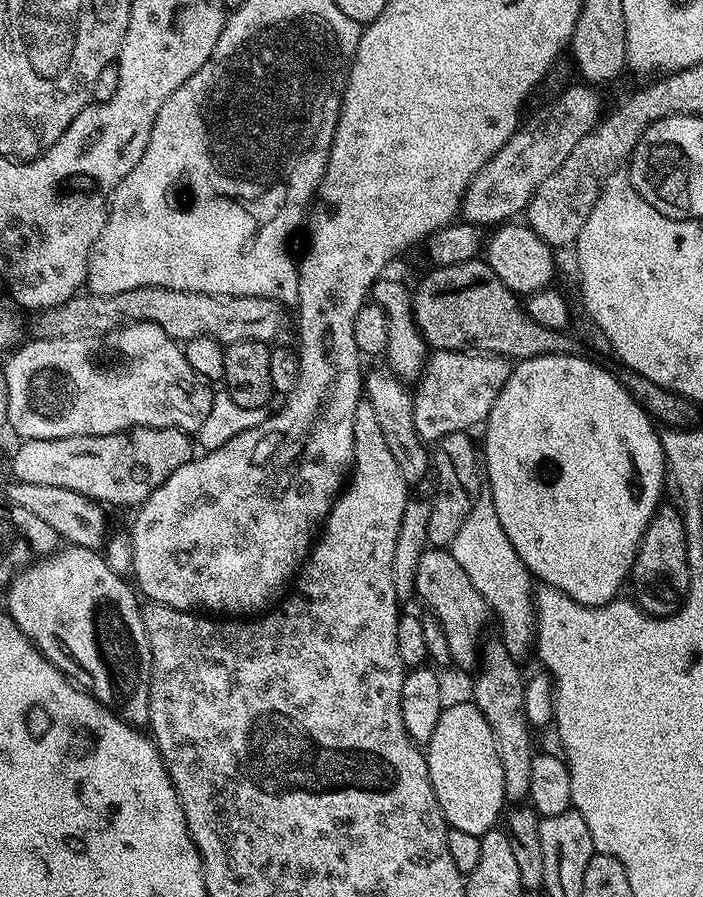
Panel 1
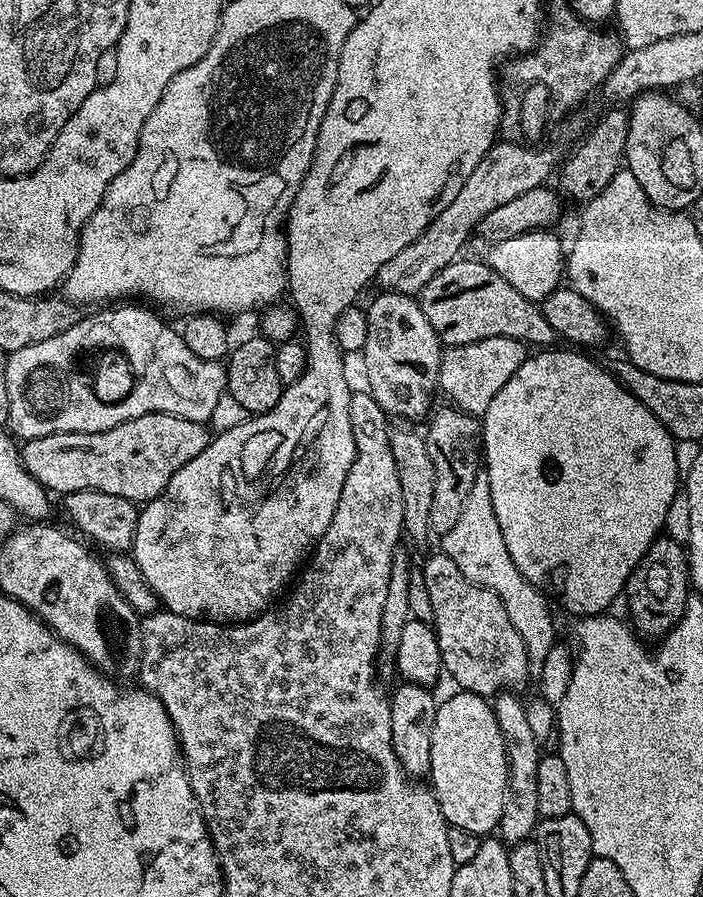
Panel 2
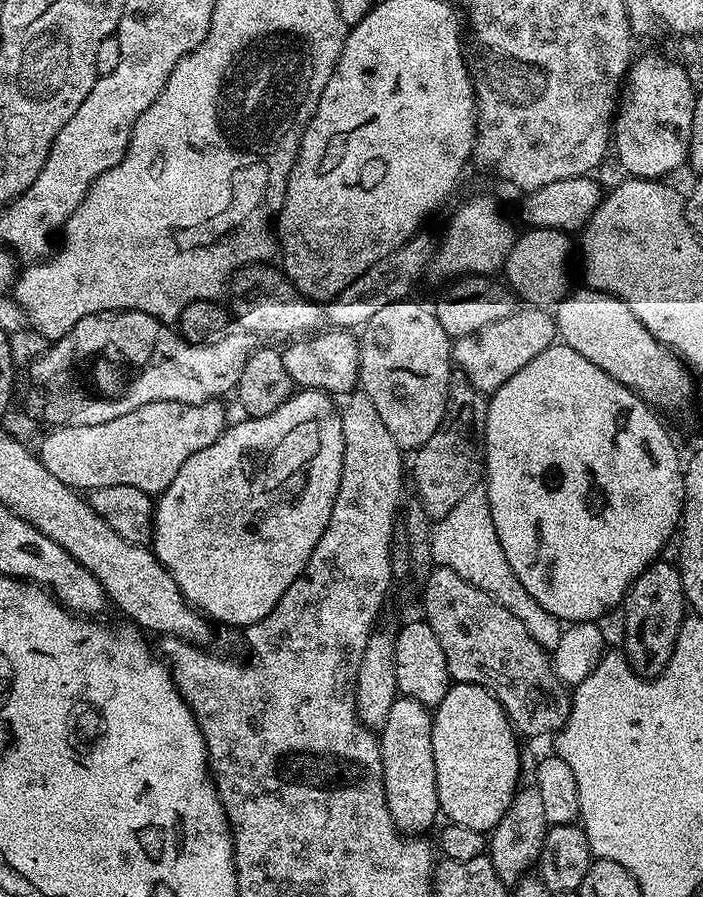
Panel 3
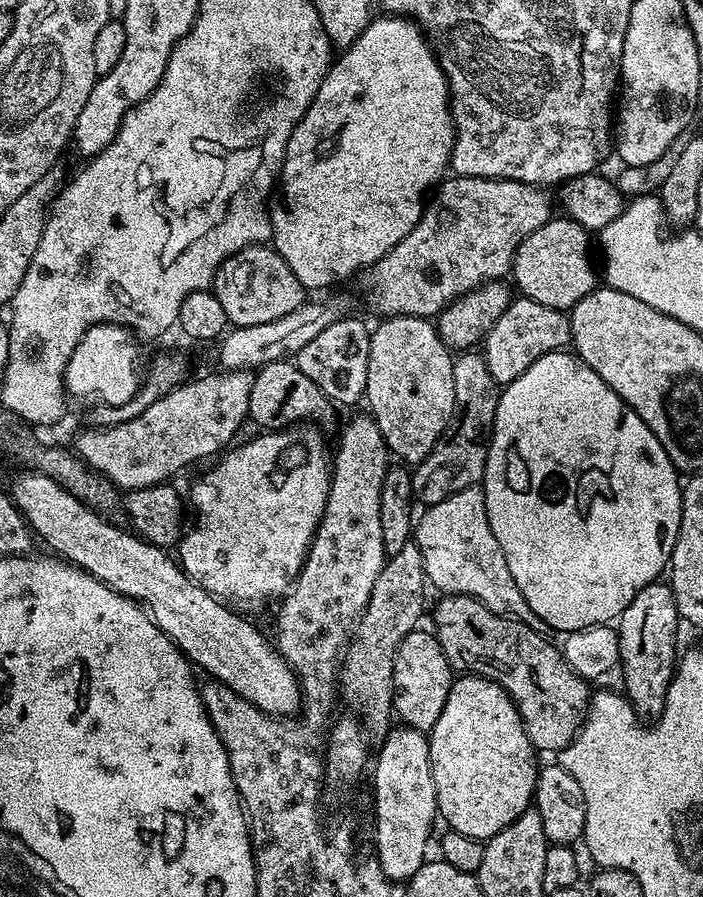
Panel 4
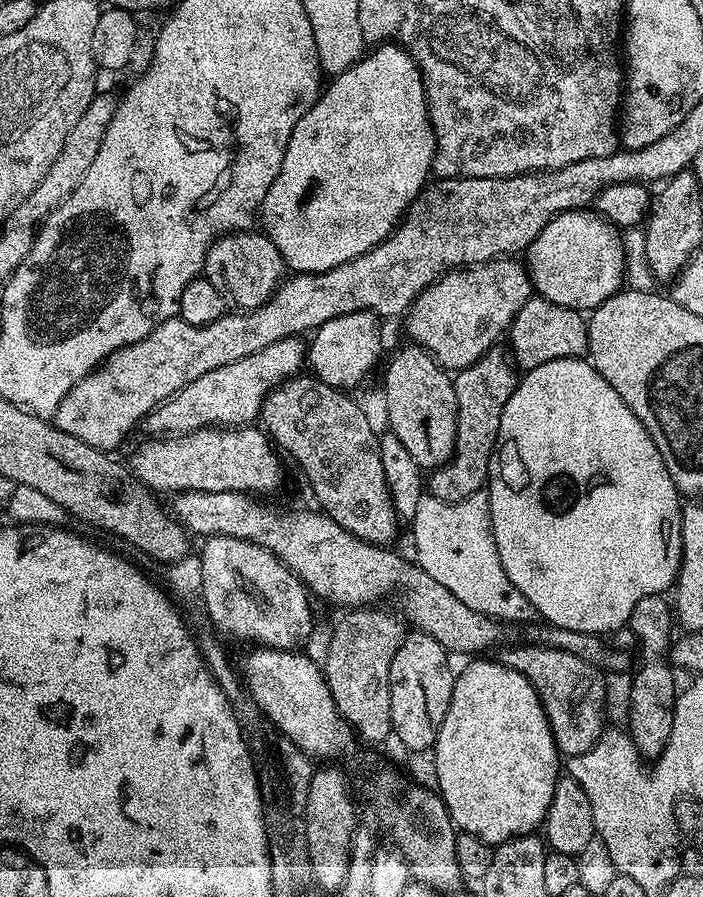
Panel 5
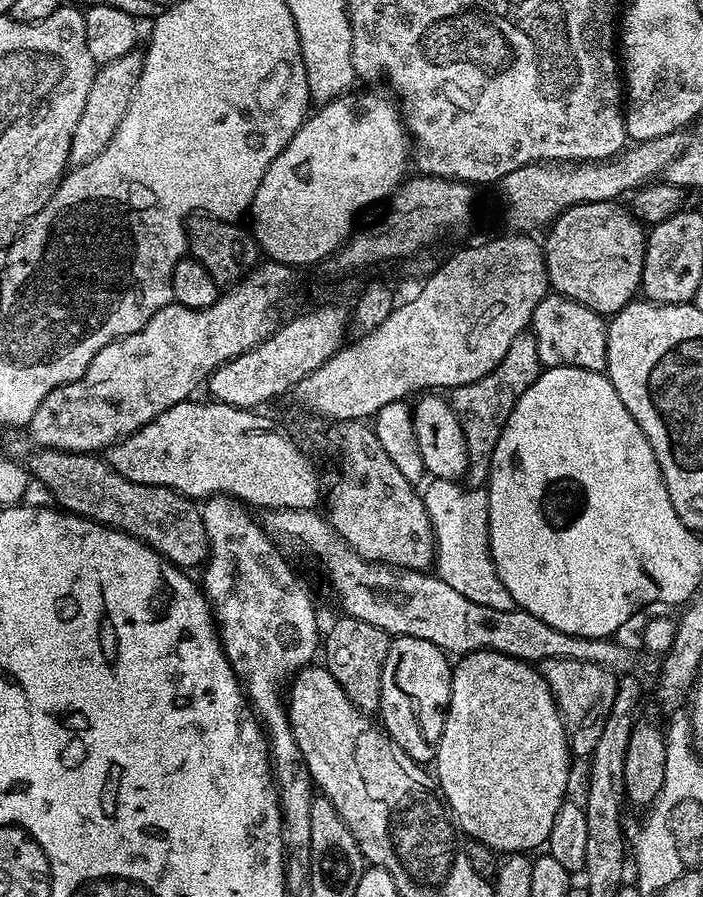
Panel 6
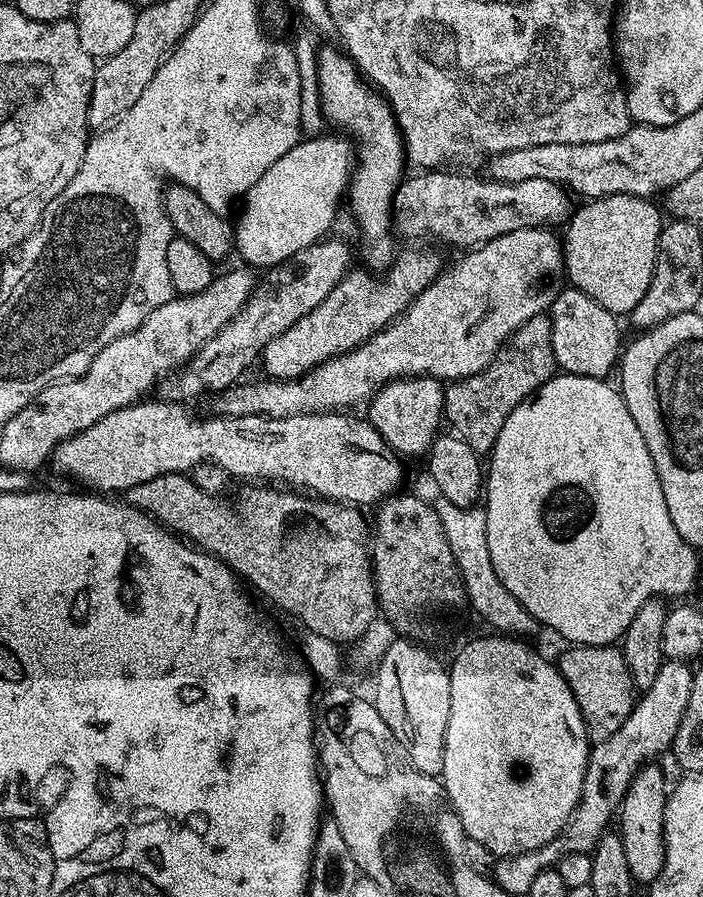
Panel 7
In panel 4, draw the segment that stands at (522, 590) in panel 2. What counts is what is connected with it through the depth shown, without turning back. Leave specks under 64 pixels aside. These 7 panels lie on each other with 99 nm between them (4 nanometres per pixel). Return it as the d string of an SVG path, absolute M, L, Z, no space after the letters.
M477 486L467 488L466 490L458 490L458 494L450 494L450 498L442 498L442 502L437 504L429 504L423 509L424 513L419 513L418 519L414 524L414 542L418 546L418 550L422 550L422 566L424 574L429 585L432 584L437 588L437 593L451 594L453 596L469 596L478 602L482 602L490 610L494 610L500 616L510 616L513 620L521 620L526 626L530 626L535 632L547 633L549 631L548 624L542 622L542 618L538 618L538 614L534 614L534 610L530 610L530 606L526 606L526 598L522 598L522 590L518 590L518 582L514 582L514 578L510 575L510 566L506 566L506 557L502 554L502 546L498 546L498 538L494 538L494 530L490 530L490 518L486 518L486 498L484 497L483 487Z

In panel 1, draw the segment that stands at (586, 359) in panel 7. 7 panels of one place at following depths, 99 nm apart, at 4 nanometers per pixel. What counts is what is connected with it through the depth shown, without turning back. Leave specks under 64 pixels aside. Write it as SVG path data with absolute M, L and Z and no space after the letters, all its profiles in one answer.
M436 350L424 361L424 373L415 381L412 392L414 406L414 430L425 442L441 440L446 434L468 432L472 427L483 425L487 421L490 410L506 382L510 378L513 365L505 357L494 356L486 352L451 352Z

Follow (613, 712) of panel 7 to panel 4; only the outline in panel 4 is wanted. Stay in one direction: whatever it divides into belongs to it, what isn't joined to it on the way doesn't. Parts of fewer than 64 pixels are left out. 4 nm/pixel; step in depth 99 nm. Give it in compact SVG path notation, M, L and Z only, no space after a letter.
M444 594L439 599L436 609L432 612L432 620L436 623L434 635L452 669L460 670L460 667L464 667L465 673L485 676L487 680L494 680L503 686L508 691L509 698L516 703L526 734L537 753L559 754L563 748L570 746L570 742L579 734L584 719L588 716L590 684L567 664L561 649L556 644L552 645L545 633L535 632L521 620L500 616L474 598Z

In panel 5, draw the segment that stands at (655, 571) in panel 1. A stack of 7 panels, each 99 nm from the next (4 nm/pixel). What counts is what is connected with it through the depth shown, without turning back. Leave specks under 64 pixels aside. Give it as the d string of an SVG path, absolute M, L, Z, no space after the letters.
M663 595L642 598L634 606L630 629L636 635L636 644L640 647L640 665L631 673L632 685L628 688L628 725L626 731L632 737L634 746L645 759L652 760L660 756L670 742L670 730L674 730L674 710L676 709L677 673L667 657L670 641L673 639L674 608L664 601Z

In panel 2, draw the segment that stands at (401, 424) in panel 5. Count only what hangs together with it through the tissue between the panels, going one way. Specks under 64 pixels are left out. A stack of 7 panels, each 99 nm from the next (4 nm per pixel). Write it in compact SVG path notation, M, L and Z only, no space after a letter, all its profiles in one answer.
M381 291L379 295L366 308L368 330L362 353L368 371L366 388L389 417L416 422L412 420L420 420L433 411L432 399L438 396L440 382L442 345L434 326L422 314L419 299L401 292Z

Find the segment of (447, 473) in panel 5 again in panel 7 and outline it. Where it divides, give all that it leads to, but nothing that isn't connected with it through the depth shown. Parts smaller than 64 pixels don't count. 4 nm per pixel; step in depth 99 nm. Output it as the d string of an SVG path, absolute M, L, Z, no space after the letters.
M547 315L530 318L478 374L464 380L451 381L444 390L444 420L452 423L451 431L459 436L470 450L484 458L489 455L498 438L498 430L523 400L533 396L547 380L557 375L558 369L552 345L552 324Z

